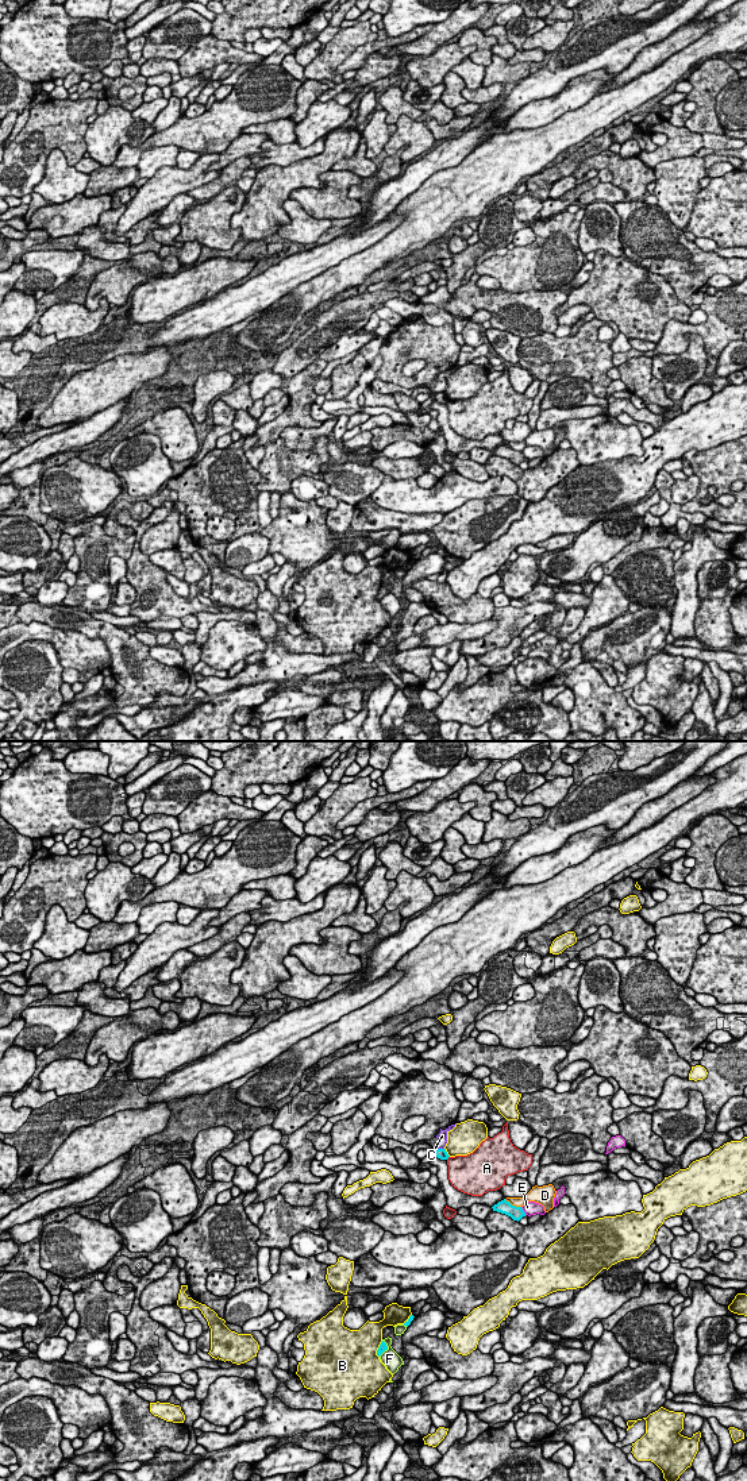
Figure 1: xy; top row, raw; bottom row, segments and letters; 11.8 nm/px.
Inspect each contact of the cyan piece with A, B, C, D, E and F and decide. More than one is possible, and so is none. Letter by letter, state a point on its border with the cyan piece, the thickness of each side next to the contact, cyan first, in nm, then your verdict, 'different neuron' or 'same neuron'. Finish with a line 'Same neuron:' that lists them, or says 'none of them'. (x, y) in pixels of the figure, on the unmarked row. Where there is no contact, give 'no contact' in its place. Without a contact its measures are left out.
A: xy (447, 401) | 130/380 nm | different neuron
B: xy (446, 396) | 130/360 nm | different neuron
C: xy (441, 393) | 130/120 nm | different neuron
D: xy (511, 448) | 160/130 nm | different neuron
E: xy (523, 455) | 160/160 nm | different neuron
F: xy (387, 591) | 90/200 nm | different neuron
Same neuron: none of them

